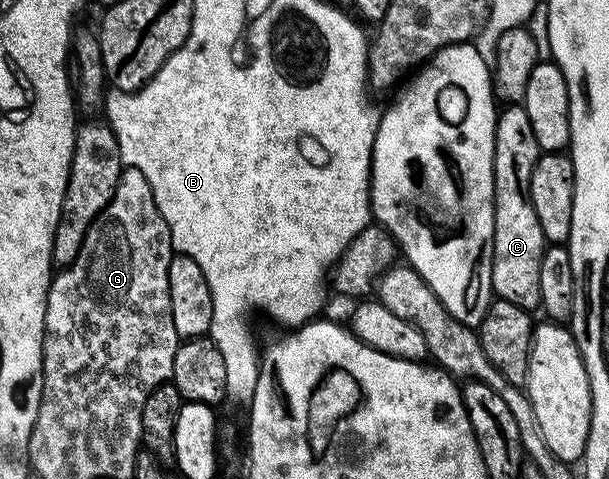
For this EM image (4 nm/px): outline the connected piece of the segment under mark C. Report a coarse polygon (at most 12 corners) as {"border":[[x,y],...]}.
{"border":[[524,106],[493,142],[496,298],[541,306],[547,246],[529,196],[542,153]]}

